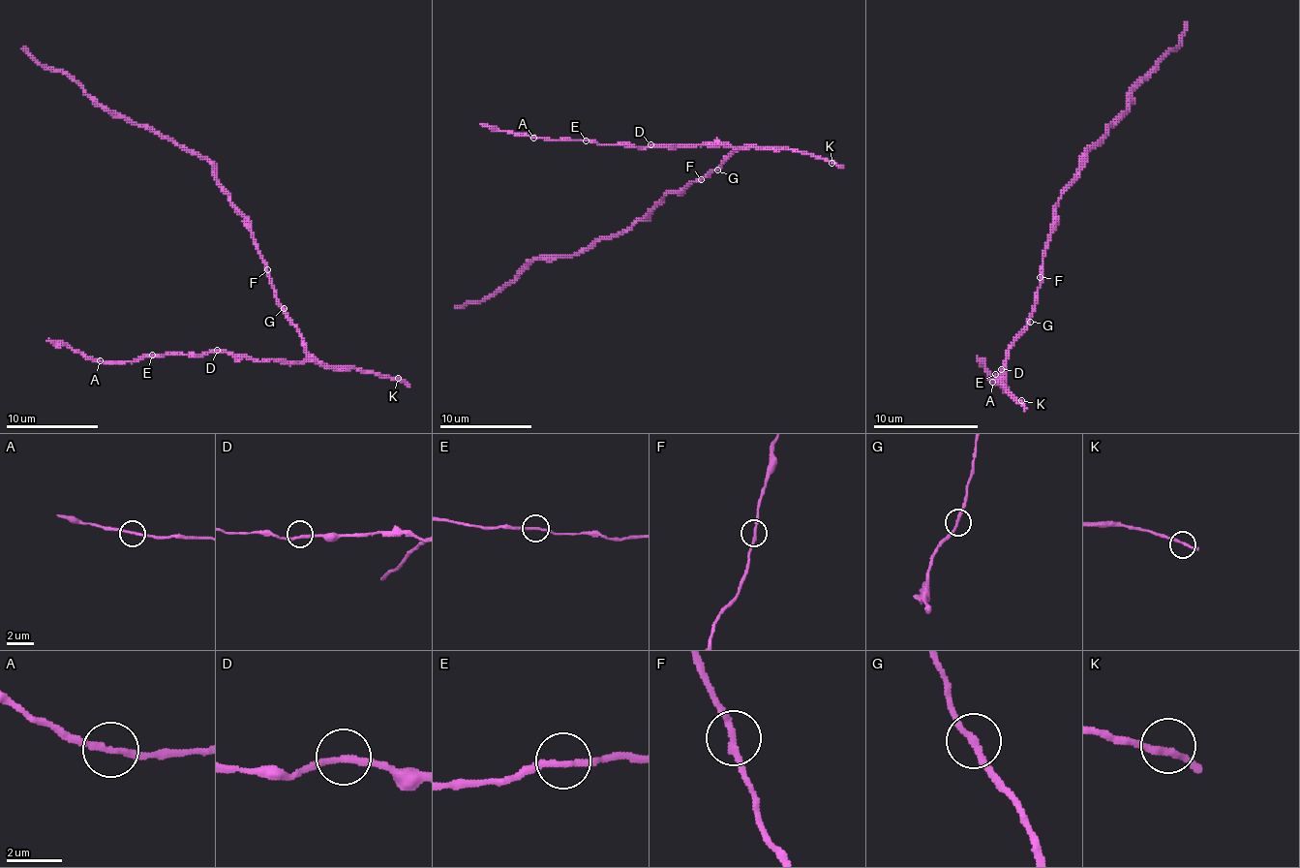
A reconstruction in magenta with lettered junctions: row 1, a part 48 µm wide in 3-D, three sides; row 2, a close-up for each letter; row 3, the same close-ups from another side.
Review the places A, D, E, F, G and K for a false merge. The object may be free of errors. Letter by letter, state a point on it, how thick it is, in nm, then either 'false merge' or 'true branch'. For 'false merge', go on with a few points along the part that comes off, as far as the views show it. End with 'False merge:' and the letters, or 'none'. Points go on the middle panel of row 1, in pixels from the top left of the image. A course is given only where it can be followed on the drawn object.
A: at (533, 138); 200 nm thick; true branch
D: at (650, 144); 240 nm thick; true branch
E: at (586, 140); 220 nm thick; true branch
F: at (701, 179); 220 nm thick; true branch
G: at (717, 170); 220 nm thick; true branch
K: at (831, 163); 200 nm thick; true branch
False merge: none

